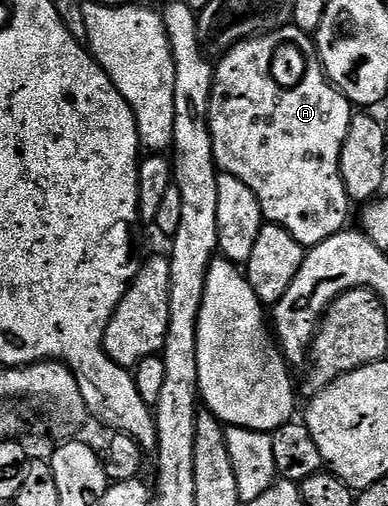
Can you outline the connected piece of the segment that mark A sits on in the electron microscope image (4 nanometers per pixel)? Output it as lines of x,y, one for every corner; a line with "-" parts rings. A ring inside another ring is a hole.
292,25
280,27
277,31
268,31
266,35
254,35
252,39
245,39
242,43
236,43
230,51
226,51
224,55
220,56
219,62
216,64
211,105
209,106
209,128
211,129
213,152
218,168
224,174
239,177
239,181
243,181
243,185
247,185
247,189
251,189
251,193
255,193
255,197
261,206
262,216
268,222
287,229
287,233
291,233
291,237
295,237
295,241
299,241
307,249
316,247
327,237
338,235
341,231
346,230
345,218
349,215
351,200
343,185
343,177
339,169
339,157
343,149
343,141
347,137
347,129
351,125
354,114
355,108
350,103
349,98
342,91
337,90
322,71
321,59
317,56
317,44
311,38
310,32
301,31
298,27

